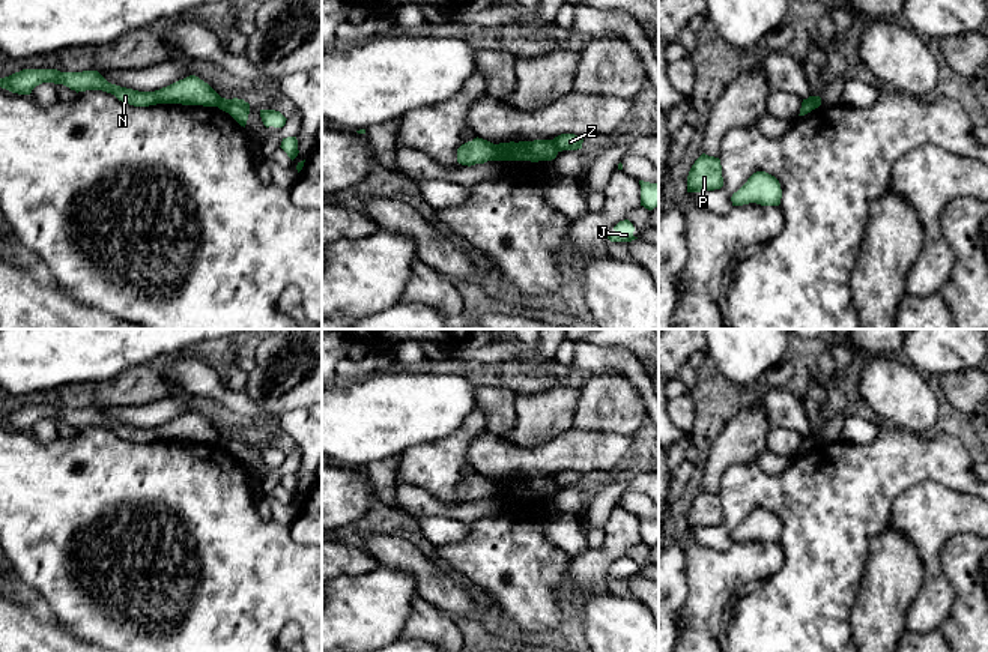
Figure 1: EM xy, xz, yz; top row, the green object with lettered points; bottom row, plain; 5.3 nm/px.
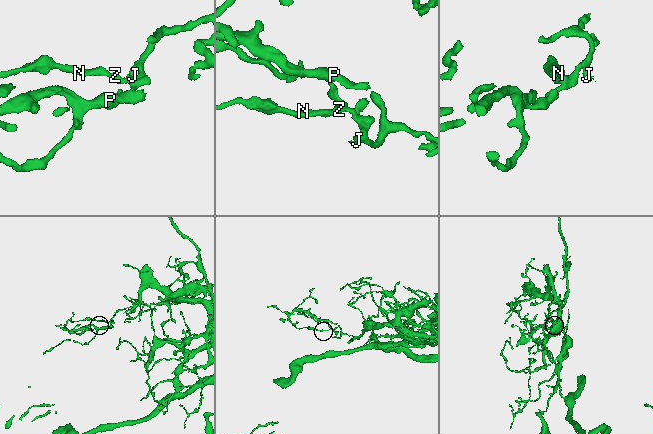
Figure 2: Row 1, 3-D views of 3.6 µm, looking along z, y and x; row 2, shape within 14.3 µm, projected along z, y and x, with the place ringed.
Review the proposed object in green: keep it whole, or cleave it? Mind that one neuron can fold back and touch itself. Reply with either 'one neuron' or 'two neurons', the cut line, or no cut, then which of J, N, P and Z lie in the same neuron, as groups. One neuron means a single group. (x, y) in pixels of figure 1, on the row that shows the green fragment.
two neurons; cut in xz along (551, 140), (558, 150); J Z / N P

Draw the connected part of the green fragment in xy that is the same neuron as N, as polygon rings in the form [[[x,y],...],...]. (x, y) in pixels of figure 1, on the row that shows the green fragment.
[[[23,69],[0,78],[0,87],[18,95],[30,95],[42,83],[63,84],[71,90],[102,90],[134,107],[182,104],[218,107],[221,96],[203,80],[189,75],[155,92],[138,92],[108,83],[98,71],[60,72],[57,69]]]

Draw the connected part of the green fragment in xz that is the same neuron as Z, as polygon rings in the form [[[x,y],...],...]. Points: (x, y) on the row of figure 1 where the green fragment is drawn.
[[[561,134],[555,137],[552,141],[558,152],[577,150],[582,149],[583,137],[574,134]]]

